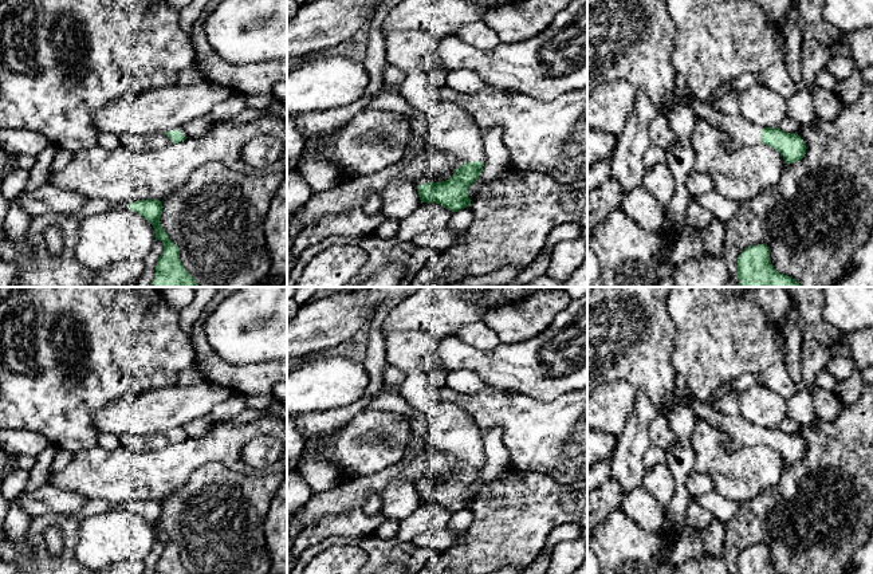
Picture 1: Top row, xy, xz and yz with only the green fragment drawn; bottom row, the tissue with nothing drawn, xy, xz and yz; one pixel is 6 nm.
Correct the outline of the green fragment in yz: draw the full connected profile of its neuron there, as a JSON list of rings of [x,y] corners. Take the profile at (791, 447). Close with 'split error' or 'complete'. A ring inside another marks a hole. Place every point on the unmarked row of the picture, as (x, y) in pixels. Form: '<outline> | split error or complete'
[[[695,401],[692,409],[696,420],[711,422],[725,433],[731,449],[764,444],[778,451],[783,456],[784,464],[794,464],[805,457],[806,445],[797,433],[758,426],[740,416],[725,416],[712,405],[700,401]]] | split error

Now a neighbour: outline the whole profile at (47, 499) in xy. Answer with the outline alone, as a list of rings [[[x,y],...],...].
[[[47,483],[27,491],[20,498],[20,507],[32,518],[47,514],[72,514],[89,500],[72,491],[63,491]]]

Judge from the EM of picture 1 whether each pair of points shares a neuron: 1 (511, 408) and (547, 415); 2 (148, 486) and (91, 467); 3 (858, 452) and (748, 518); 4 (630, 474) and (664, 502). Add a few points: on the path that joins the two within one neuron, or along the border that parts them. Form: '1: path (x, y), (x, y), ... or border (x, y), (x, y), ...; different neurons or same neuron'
1: path (520, 415), (538, 415); same neuron
2: path (134, 476), (105, 475); same neuron
3: path (832, 466), (807, 471), (775, 503); same neuron
4: border (647, 470), (640, 483); different neurons

